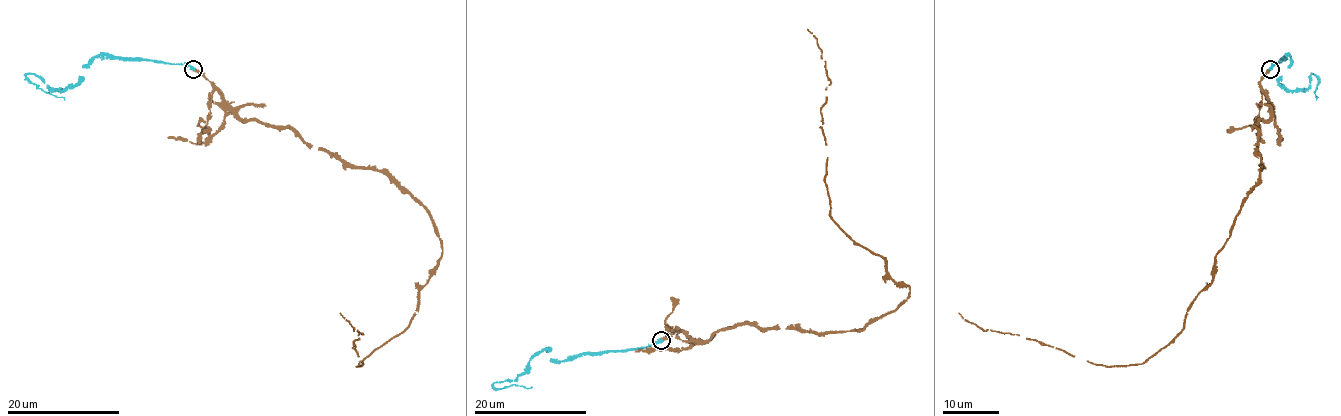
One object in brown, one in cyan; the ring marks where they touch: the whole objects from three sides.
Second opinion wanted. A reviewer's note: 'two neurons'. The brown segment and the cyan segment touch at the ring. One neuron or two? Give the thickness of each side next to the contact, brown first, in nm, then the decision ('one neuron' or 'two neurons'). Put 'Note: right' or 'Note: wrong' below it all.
calibres 440 and 480 nm; one neuron
Note: wrong

